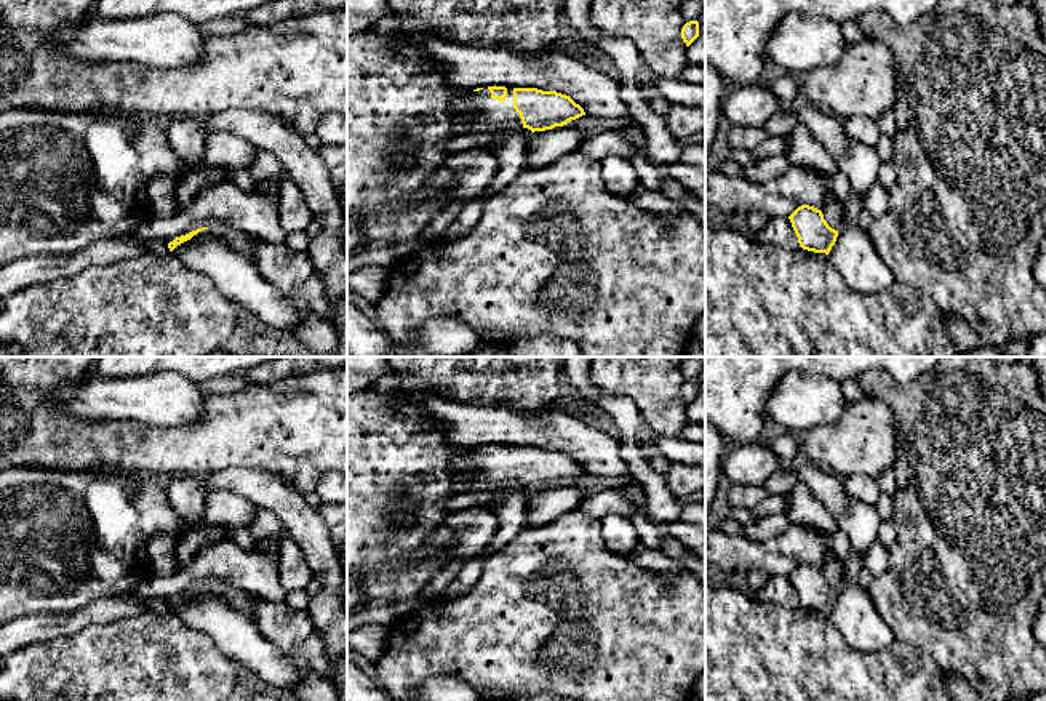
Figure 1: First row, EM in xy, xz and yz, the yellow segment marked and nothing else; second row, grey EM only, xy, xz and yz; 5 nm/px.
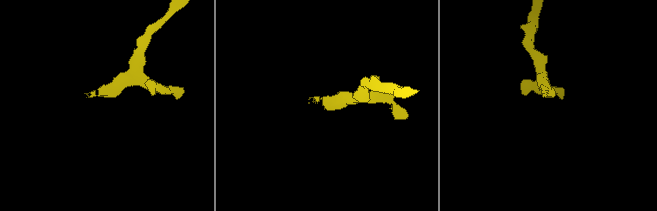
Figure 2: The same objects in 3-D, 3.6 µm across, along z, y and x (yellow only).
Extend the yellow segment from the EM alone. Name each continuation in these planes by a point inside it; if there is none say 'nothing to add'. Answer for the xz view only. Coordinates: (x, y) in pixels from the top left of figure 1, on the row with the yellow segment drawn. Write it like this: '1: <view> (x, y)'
1: xz (475, 112)

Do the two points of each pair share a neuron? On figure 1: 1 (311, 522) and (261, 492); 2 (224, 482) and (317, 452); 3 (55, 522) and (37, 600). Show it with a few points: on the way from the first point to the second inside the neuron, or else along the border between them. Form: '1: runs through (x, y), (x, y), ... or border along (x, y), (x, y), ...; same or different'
1: runs through (298, 516), (274, 495); same
2: border along (223, 469), (261, 468), (277, 474); different
3: runs through (43, 541), (37, 548), (37, 581); same

